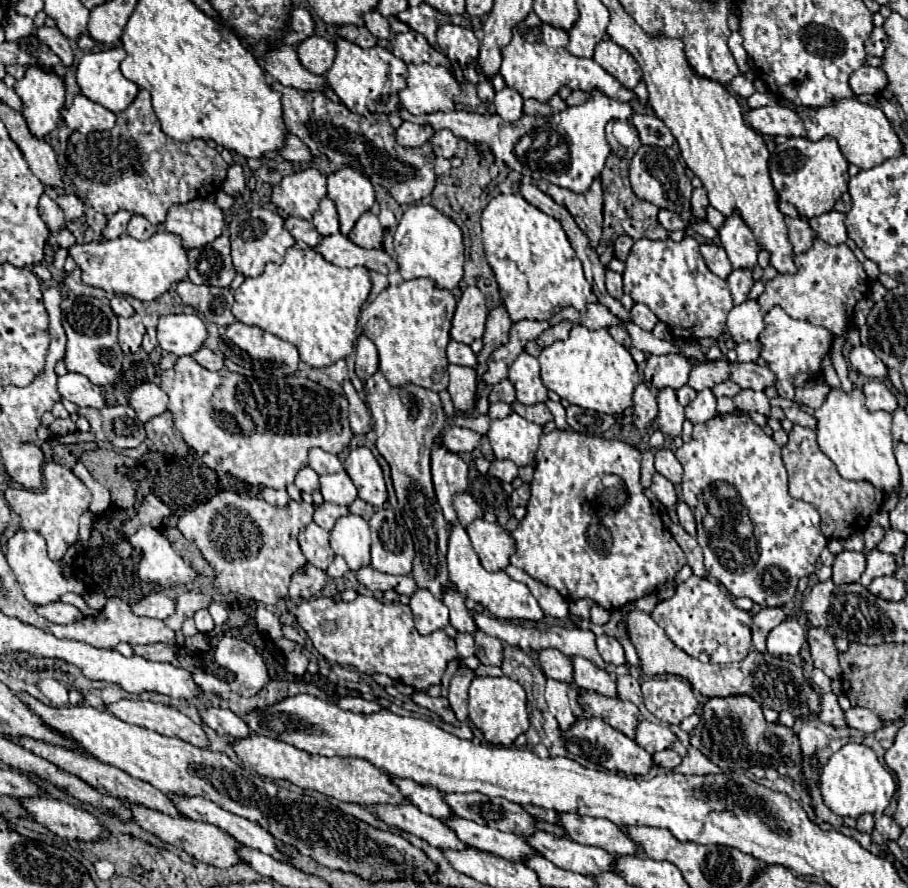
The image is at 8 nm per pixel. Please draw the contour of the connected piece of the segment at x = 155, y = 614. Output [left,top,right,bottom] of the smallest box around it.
[131,592,175,620]

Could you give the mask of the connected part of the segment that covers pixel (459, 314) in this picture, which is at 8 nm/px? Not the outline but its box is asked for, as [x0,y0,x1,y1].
[451,286,489,344]

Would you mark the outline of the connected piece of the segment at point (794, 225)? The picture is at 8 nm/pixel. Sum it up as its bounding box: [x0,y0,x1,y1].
[785,218,815,254]

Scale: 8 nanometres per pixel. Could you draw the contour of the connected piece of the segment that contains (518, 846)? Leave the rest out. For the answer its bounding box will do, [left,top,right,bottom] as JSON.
[447,816,537,862]

